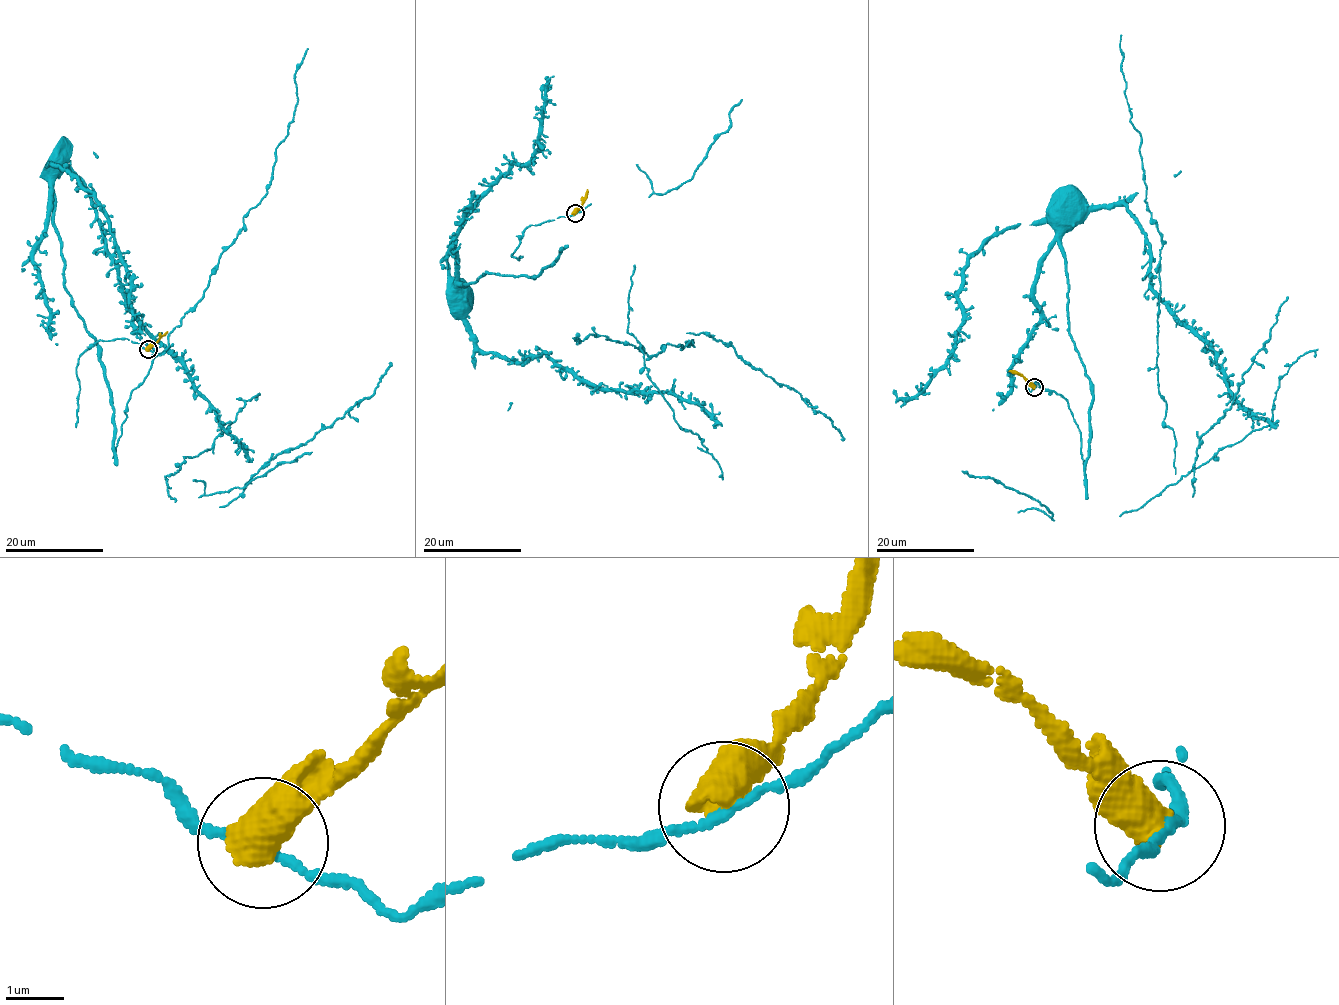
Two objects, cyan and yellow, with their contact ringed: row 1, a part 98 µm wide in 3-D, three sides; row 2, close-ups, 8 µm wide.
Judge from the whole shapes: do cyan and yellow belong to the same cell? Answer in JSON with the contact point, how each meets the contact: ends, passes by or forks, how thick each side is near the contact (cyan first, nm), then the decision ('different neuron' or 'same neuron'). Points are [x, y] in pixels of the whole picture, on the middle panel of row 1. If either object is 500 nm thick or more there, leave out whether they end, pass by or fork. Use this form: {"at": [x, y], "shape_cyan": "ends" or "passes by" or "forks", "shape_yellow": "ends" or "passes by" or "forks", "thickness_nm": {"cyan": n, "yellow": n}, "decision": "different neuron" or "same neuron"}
{"at": [575, 213], "thickness_nm": {"cyan": 130, "yellow": 550}, "decision": "different neuron"}

